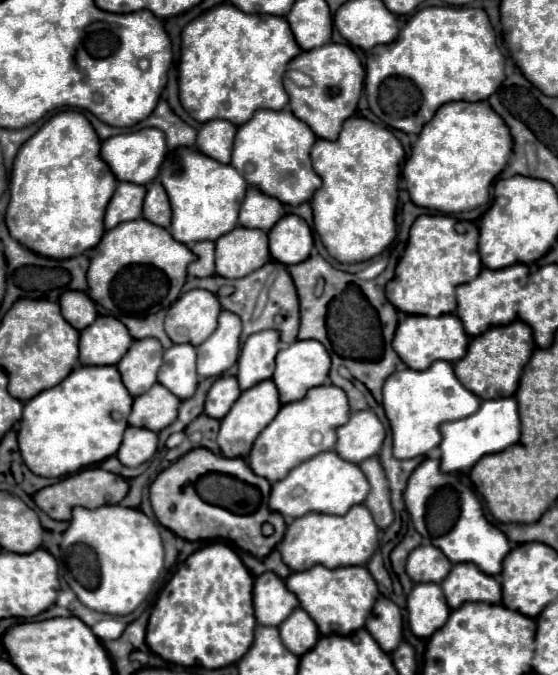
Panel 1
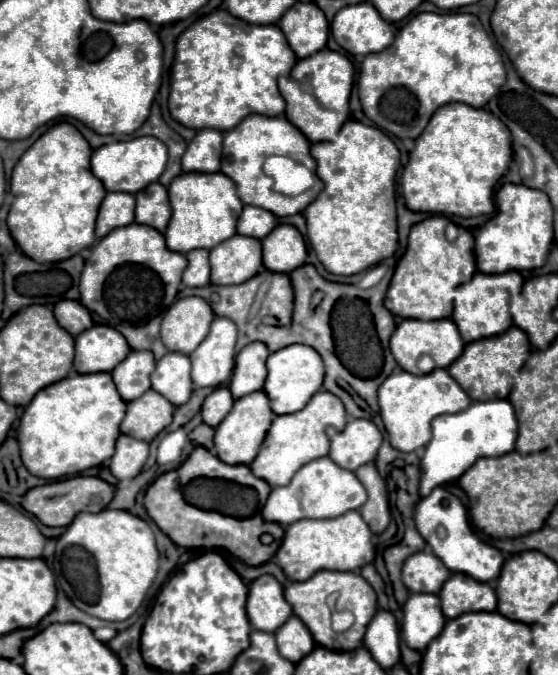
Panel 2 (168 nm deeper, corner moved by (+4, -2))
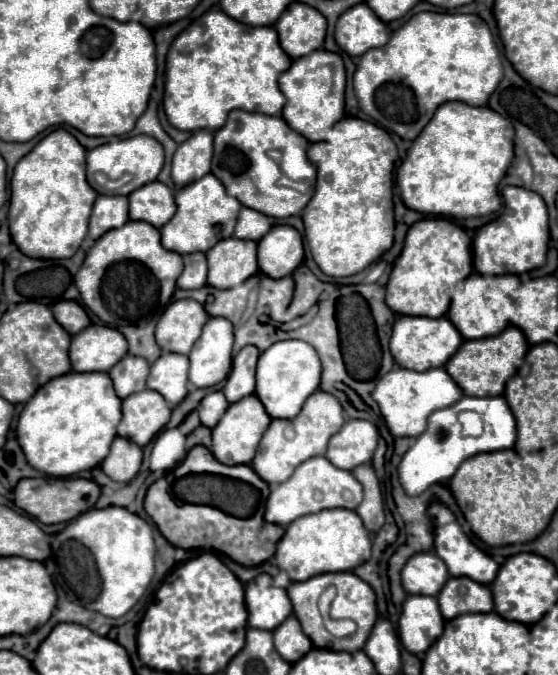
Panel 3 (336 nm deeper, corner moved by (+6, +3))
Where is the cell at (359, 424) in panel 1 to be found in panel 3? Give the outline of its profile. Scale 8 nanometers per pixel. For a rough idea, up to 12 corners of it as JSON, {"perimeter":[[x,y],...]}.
{"perimeter":[[348,420],[328,442],[326,458],[342,470],[372,460],[378,430]]}

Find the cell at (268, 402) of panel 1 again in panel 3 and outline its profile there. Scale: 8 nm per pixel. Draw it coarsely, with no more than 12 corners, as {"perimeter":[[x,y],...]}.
{"perimeter":[[254,394],[212,428],[212,454],[250,464],[272,418]]}

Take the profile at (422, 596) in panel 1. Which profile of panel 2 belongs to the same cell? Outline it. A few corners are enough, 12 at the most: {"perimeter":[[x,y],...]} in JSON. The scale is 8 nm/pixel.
{"perimeter":[[412,593],[402,606],[401,640],[424,651],[446,623],[440,599]]}

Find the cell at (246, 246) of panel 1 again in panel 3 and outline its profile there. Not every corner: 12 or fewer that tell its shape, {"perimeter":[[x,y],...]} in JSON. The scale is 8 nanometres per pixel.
{"perimeter":[[224,238],[206,252],[208,284],[230,288],[258,272],[252,240]]}

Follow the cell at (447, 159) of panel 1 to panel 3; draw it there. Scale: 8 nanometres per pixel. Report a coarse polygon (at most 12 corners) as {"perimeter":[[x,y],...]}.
{"perimeter":[[444,102],[396,170],[404,204],[500,210],[514,126]]}

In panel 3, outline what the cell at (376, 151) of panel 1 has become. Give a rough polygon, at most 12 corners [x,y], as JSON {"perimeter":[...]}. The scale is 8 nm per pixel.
{"perimeter":[[348,115],[314,142],[302,214],[324,274],[352,276],[394,242],[384,128]]}

